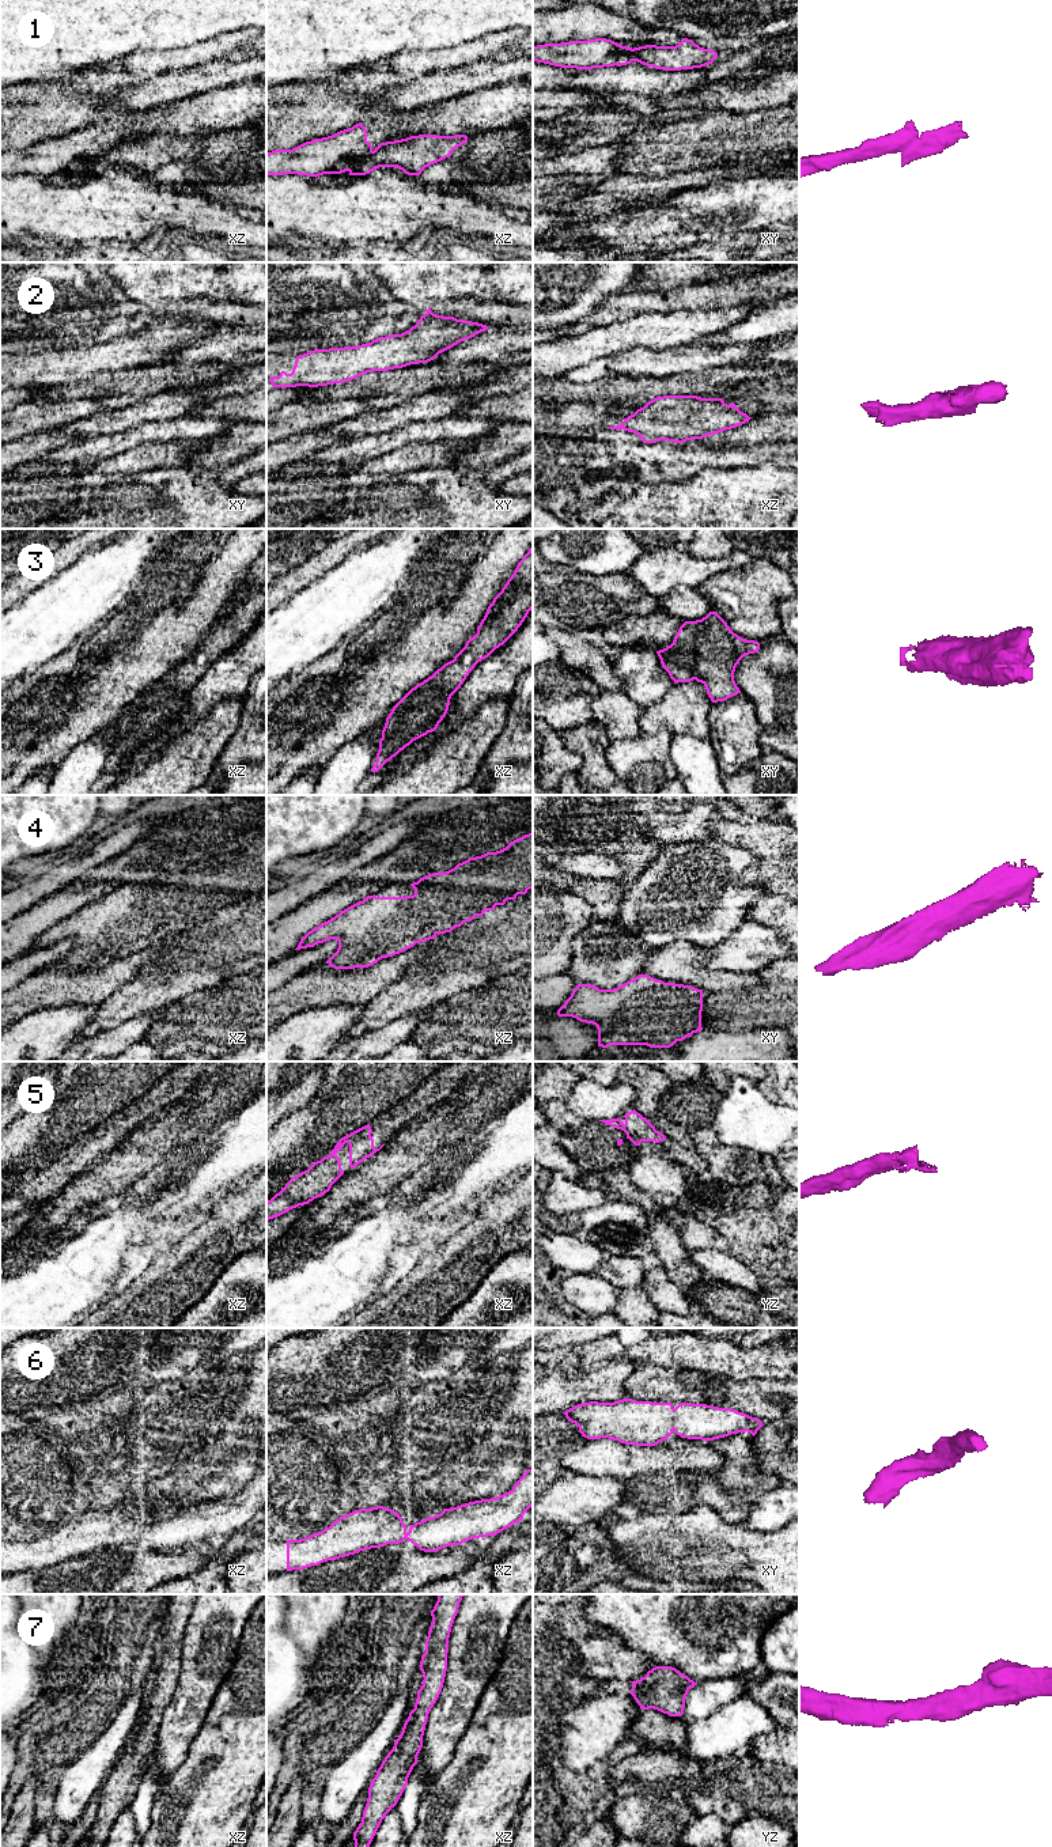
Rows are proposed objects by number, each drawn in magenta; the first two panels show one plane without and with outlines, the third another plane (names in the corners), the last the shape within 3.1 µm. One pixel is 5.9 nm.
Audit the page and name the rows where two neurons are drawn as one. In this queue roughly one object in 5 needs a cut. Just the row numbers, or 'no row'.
1

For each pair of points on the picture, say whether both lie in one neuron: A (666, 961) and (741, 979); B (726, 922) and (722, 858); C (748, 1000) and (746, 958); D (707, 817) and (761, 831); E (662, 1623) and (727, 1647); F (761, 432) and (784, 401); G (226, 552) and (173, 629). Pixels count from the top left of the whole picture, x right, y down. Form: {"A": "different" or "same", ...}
{"A": "same", "B": "same", "C": "different", "D": "different", "E": "same", "F": "different", "G": "same"}

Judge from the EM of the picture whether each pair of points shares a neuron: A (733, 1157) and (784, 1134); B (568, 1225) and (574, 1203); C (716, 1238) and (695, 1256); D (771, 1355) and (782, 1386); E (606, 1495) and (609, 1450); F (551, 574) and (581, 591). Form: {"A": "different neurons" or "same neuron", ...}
{"A": "different neurons", "B": "different neurons", "C": "different neurons", "D": "different neurons", "E": "different neurons", "F": "same neuron"}

